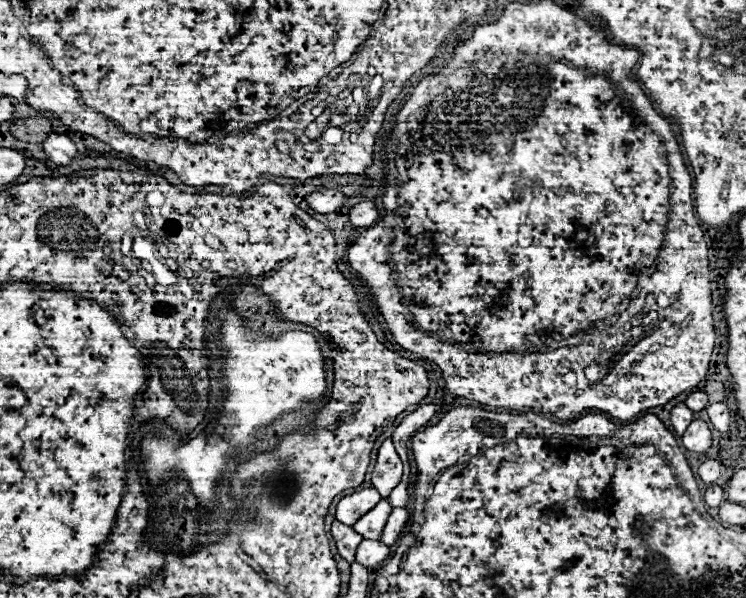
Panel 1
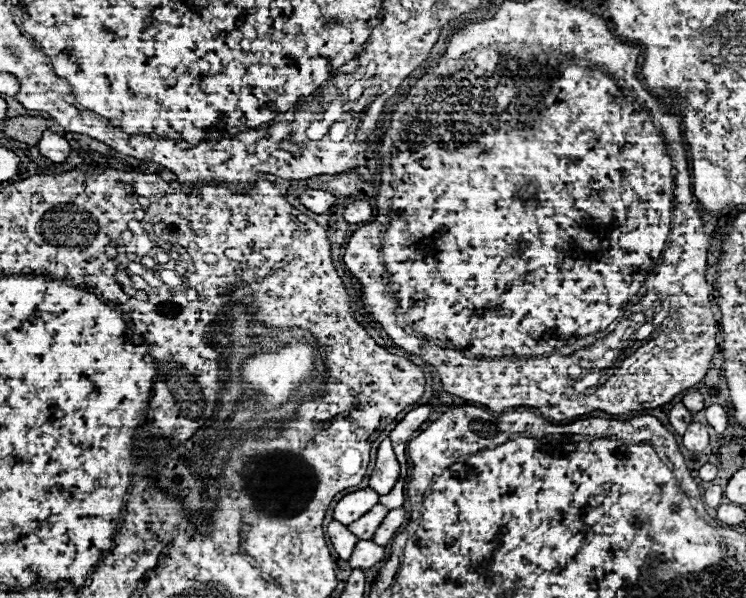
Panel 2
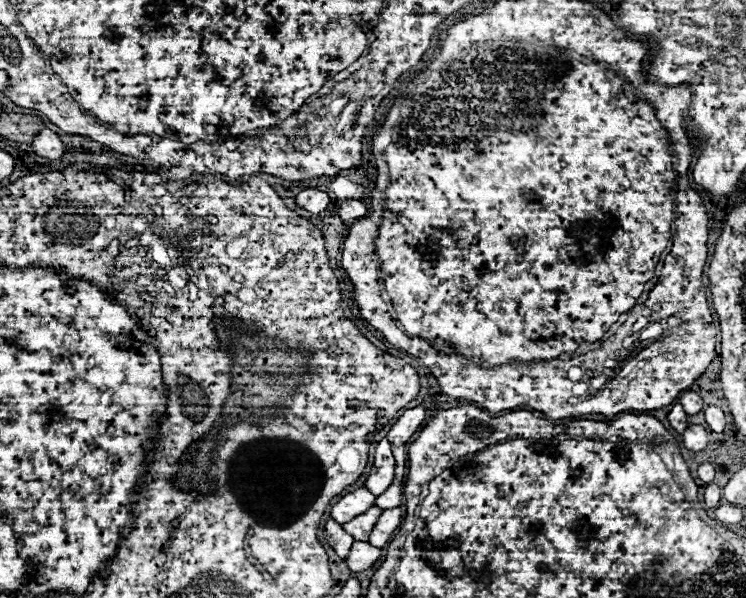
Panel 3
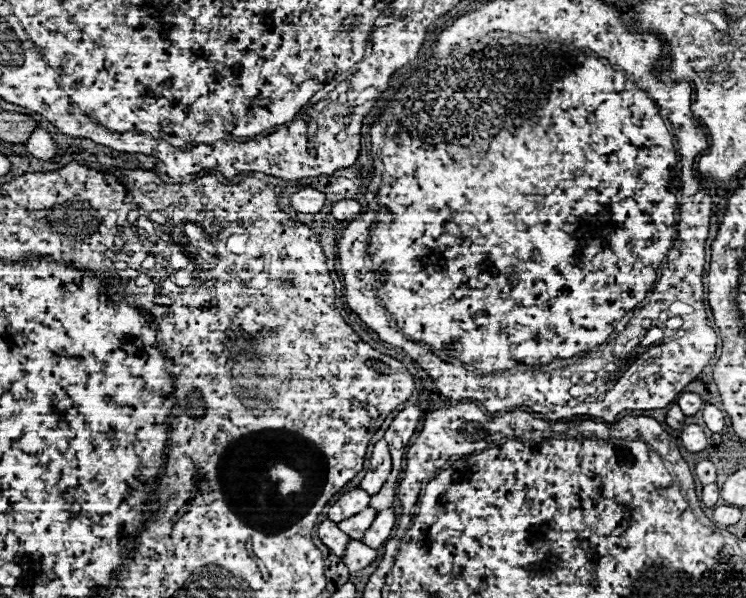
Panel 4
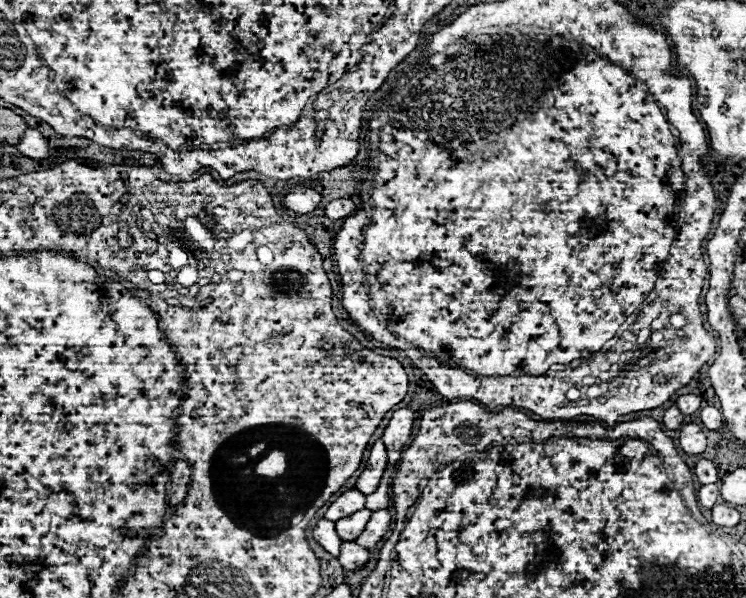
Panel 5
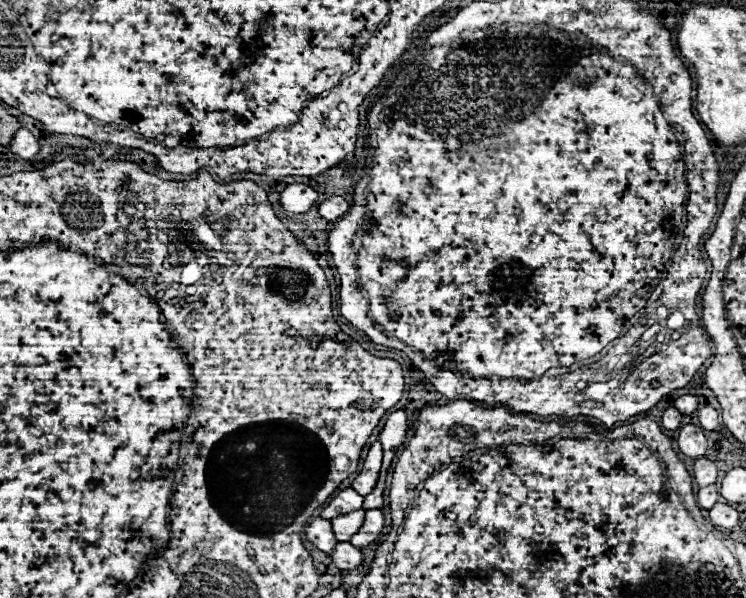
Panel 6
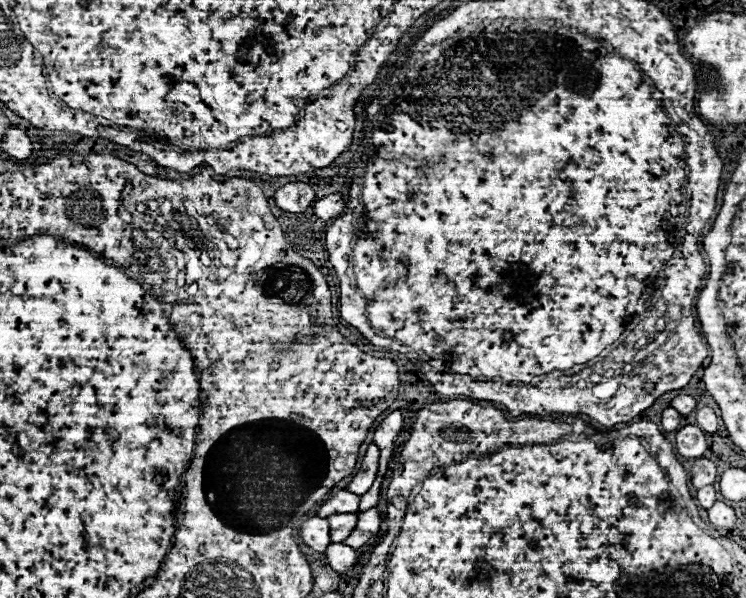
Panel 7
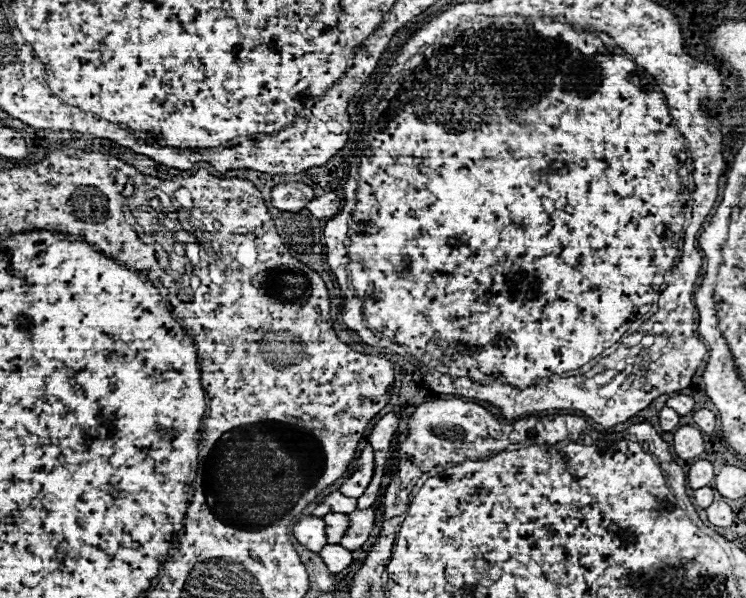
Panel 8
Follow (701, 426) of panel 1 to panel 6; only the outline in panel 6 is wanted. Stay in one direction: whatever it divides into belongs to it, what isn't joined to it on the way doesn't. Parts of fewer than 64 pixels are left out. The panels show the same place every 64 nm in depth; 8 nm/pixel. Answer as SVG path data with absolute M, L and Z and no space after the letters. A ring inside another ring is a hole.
M694 424L682 426L680 434L678 434L678 446L680 446L680 452L690 456L690 458L704 456L706 454L704 430L700 426L694 426Z

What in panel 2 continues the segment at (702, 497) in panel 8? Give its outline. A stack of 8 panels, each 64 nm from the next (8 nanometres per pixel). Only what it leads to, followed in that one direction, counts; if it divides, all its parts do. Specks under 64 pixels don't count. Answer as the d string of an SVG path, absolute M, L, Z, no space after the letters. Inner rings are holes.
M708 486L704 492L704 502L712 508L718 508L722 504L722 496L724 496L724 492L720 486Z

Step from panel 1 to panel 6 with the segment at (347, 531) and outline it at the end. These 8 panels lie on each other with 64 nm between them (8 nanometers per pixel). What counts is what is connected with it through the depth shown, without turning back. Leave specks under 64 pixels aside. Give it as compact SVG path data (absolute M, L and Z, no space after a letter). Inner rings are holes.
M316 518L306 528L306 540L310 540L318 550L322 550L326 554L332 554L338 544L338 540L334 538L334 532L332 532L330 520L322 520L322 518Z

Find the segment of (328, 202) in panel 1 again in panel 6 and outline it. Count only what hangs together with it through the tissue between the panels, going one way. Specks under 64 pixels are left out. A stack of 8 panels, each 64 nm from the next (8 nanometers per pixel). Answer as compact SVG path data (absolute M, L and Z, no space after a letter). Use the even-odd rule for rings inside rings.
M290 184L280 194L280 204L294 214L308 212L318 202L318 192L306 184Z

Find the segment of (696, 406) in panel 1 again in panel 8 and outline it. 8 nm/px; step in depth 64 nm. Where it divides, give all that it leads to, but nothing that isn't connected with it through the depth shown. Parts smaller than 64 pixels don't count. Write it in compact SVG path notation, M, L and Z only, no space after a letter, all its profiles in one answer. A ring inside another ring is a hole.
M678 394L678 396L670 398L670 400L666 402L666 406L670 406L672 410L676 410L680 416L684 416L684 414L688 414L688 412L694 410L694 398L684 396L684 394Z

